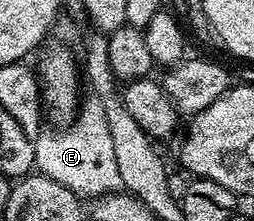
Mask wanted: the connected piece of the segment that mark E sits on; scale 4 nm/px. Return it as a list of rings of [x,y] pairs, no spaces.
[[[86,95],[72,124],[53,129],[57,130],[43,130],[37,138],[36,169],[40,173],[87,200],[118,193],[123,188],[119,164],[116,163],[115,144],[112,143],[111,128],[108,127],[101,98]]]

